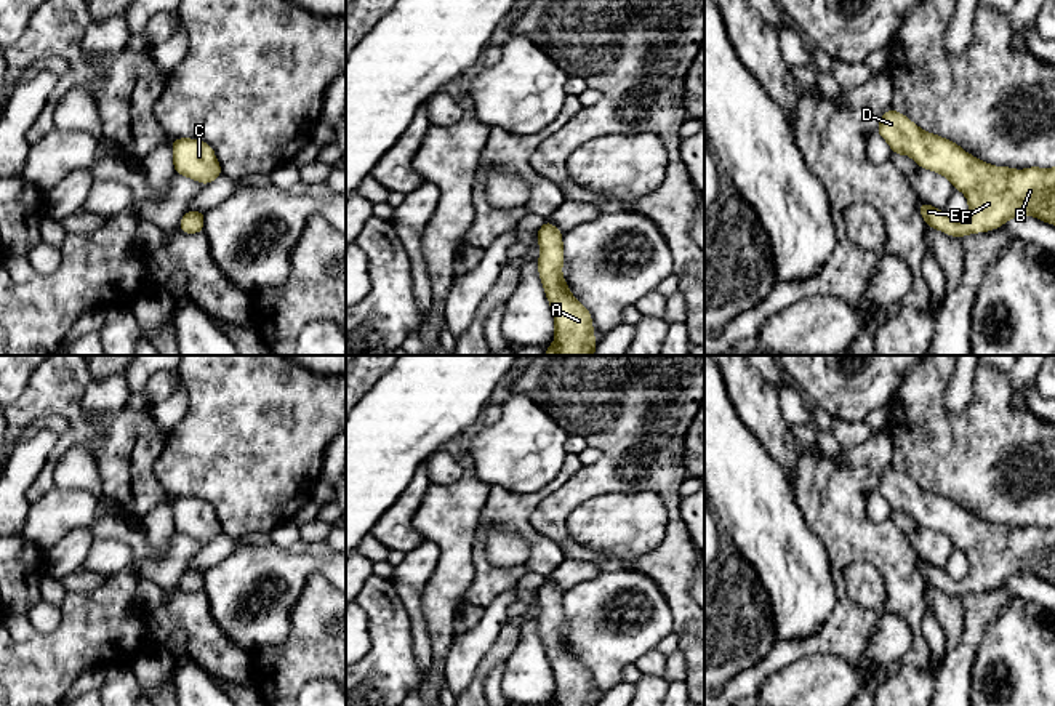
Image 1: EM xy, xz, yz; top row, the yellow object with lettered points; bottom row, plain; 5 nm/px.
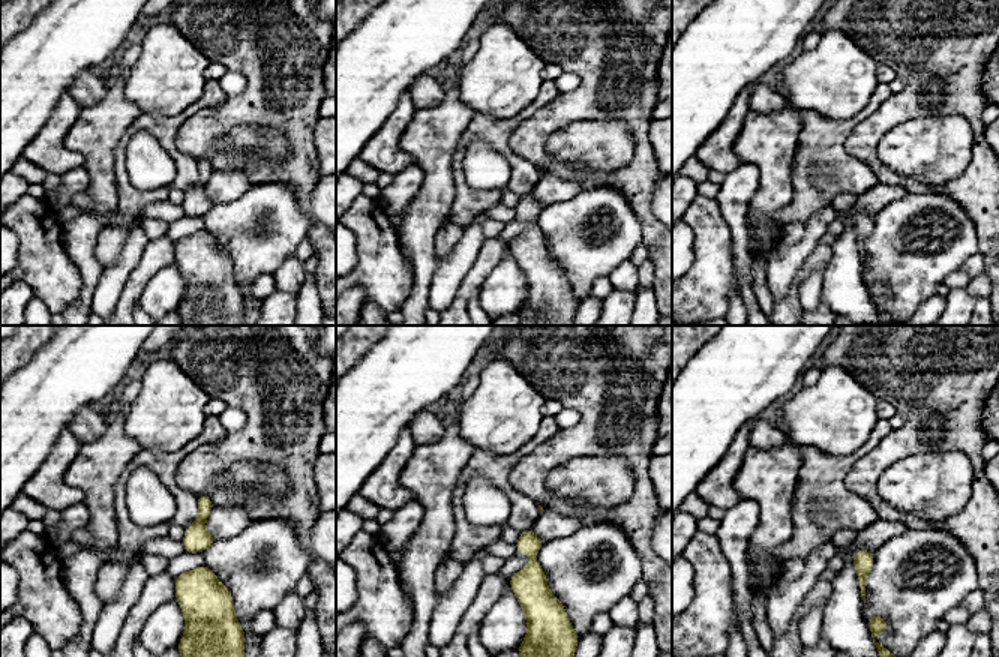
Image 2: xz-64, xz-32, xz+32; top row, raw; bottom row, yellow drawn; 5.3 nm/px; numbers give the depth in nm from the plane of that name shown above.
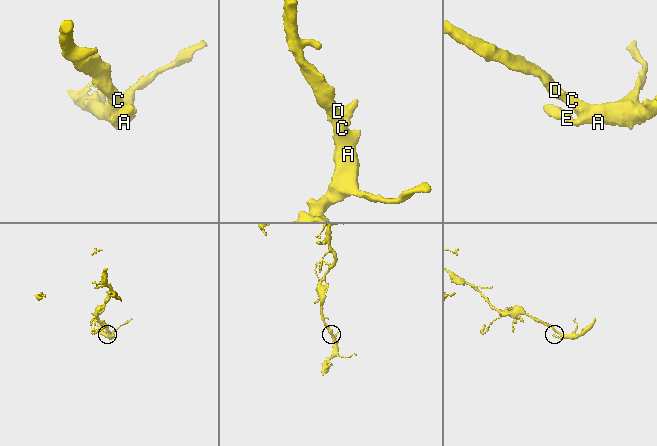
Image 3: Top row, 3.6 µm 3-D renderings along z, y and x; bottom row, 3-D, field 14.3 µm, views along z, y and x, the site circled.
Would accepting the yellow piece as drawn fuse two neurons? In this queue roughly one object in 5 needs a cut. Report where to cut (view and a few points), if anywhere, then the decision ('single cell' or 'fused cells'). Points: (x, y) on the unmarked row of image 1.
no cut; single cell

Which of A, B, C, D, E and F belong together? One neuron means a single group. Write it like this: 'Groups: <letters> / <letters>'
Groups: A B C D E F

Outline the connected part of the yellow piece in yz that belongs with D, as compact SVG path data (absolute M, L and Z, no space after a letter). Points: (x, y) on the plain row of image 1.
M890 467L881 479L877 493L882 495L897 514L909 514L921 527L943 533L954 548L961 549L969 560L969 573L961 581L951 581L946 570L929 562L917 562L927 584L961 597L969 592L988 591L1001 586L1018 573L1034 575L1055 584L1055 525L1015 528L994 525L967 512L959 503L924 490L906 474Z

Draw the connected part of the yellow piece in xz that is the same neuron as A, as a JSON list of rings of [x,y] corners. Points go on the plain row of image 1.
[[[546,578],[536,594],[541,607],[538,631],[556,680],[556,698],[549,706],[596,706],[592,676],[562,634],[564,592]]]

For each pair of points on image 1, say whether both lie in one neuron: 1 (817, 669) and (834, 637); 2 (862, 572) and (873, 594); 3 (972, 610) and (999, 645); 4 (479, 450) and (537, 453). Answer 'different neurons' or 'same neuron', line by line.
1: different neurons
2: same neuron
3: different neurons
4: same neuron

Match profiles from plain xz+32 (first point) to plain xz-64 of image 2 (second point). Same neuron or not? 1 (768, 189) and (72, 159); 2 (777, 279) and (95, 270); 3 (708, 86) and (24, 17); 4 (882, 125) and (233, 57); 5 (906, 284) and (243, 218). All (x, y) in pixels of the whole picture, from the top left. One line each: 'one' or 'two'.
1: two
2: two
3: two
4: one
5: one

